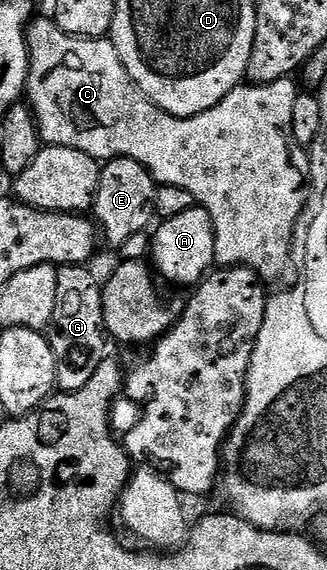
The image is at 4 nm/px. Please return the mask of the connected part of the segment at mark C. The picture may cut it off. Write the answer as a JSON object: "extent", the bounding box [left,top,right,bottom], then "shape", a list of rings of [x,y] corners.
{"extent":[26,18,311,282],"shape":[[[36,18],[28,26],[28,53],[30,54],[30,74],[28,75],[26,100],[36,116],[40,138],[45,145],[54,148],[77,148],[82,150],[82,154],[94,157],[97,162],[107,162],[116,160],[119,156],[129,156],[131,160],[138,162],[155,178],[157,185],[169,184],[170,186],[182,186],[182,190],[190,190],[190,194],[194,194],[197,205],[208,211],[214,222],[217,265],[253,268],[261,278],[268,282],[278,279],[284,271],[289,270],[295,226],[303,208],[307,205],[311,182],[309,153],[300,147],[298,138],[294,138],[294,102],[298,95],[295,79],[279,80],[273,84],[244,82],[230,94],[226,94],[226,98],[222,102],[218,102],[218,106],[214,106],[202,114],[172,116],[169,112],[163,112],[157,104],[150,103],[140,93],[140,87],[130,78],[126,66],[122,66],[122,58],[118,58],[118,50],[112,45],[111,39],[86,40],[83,36],[71,36],[58,27],[55,19],[40,20],[40,18]]]}

